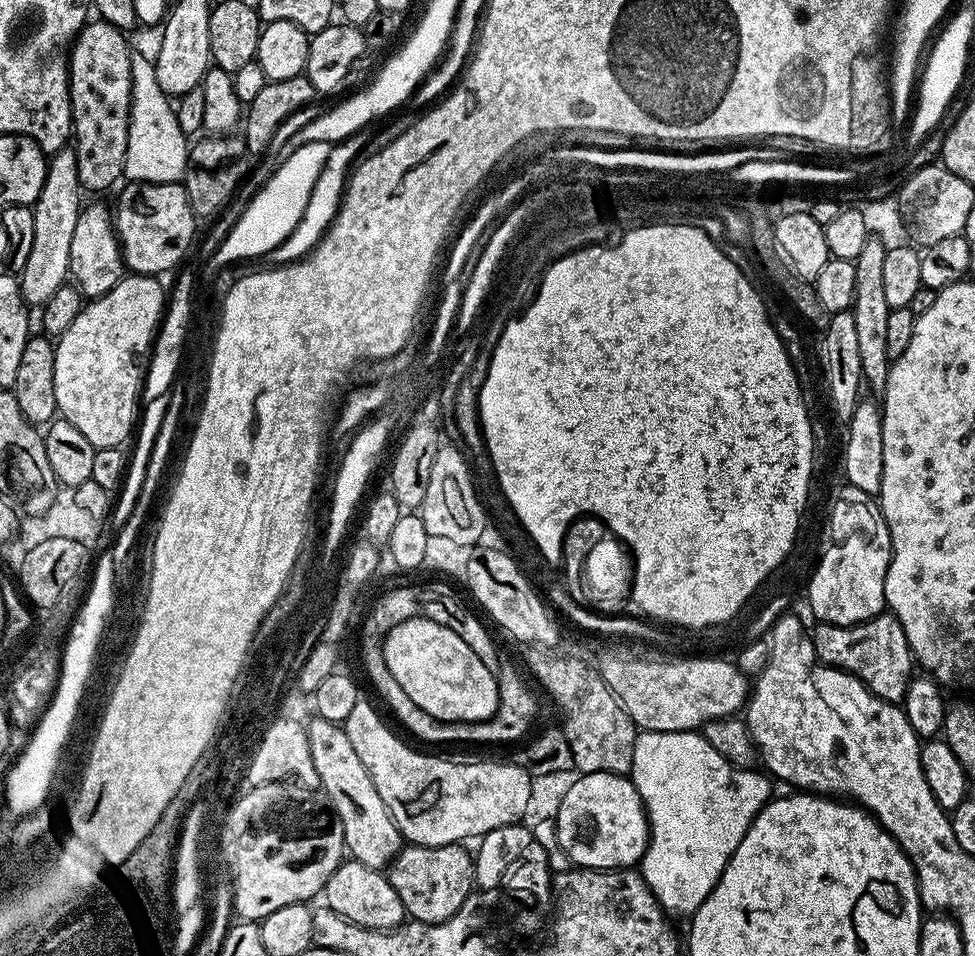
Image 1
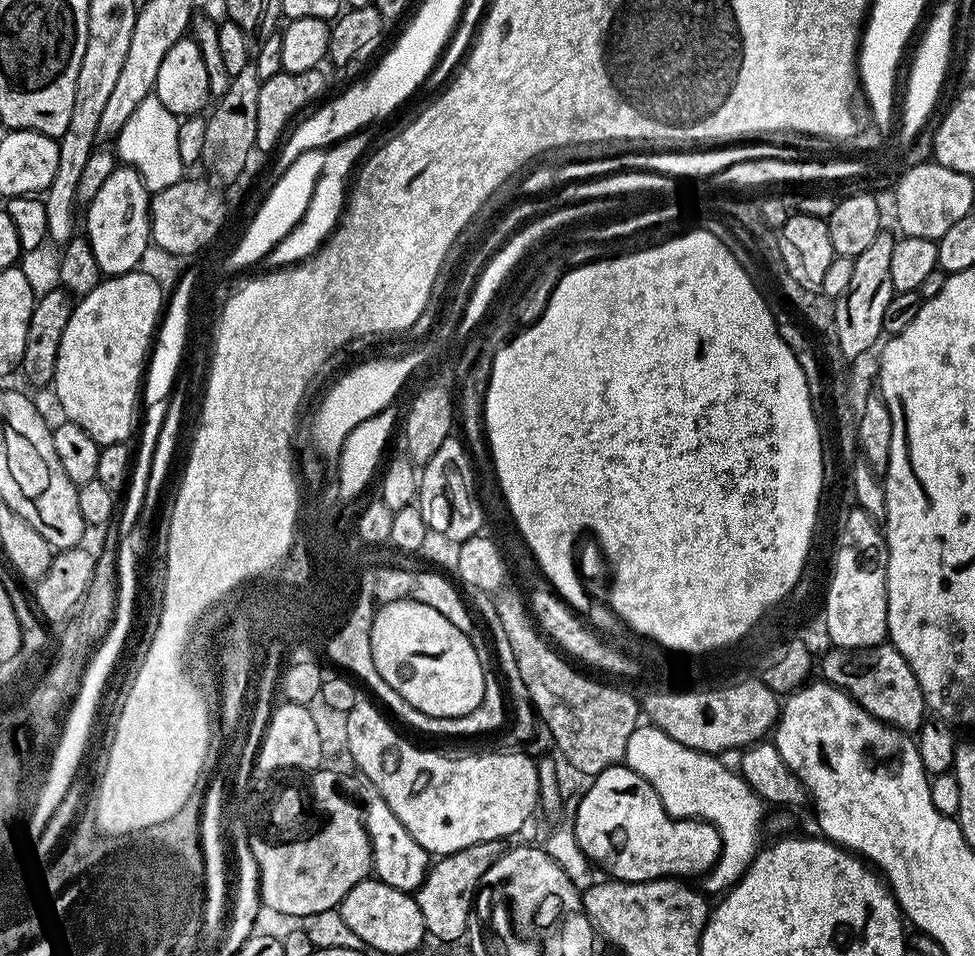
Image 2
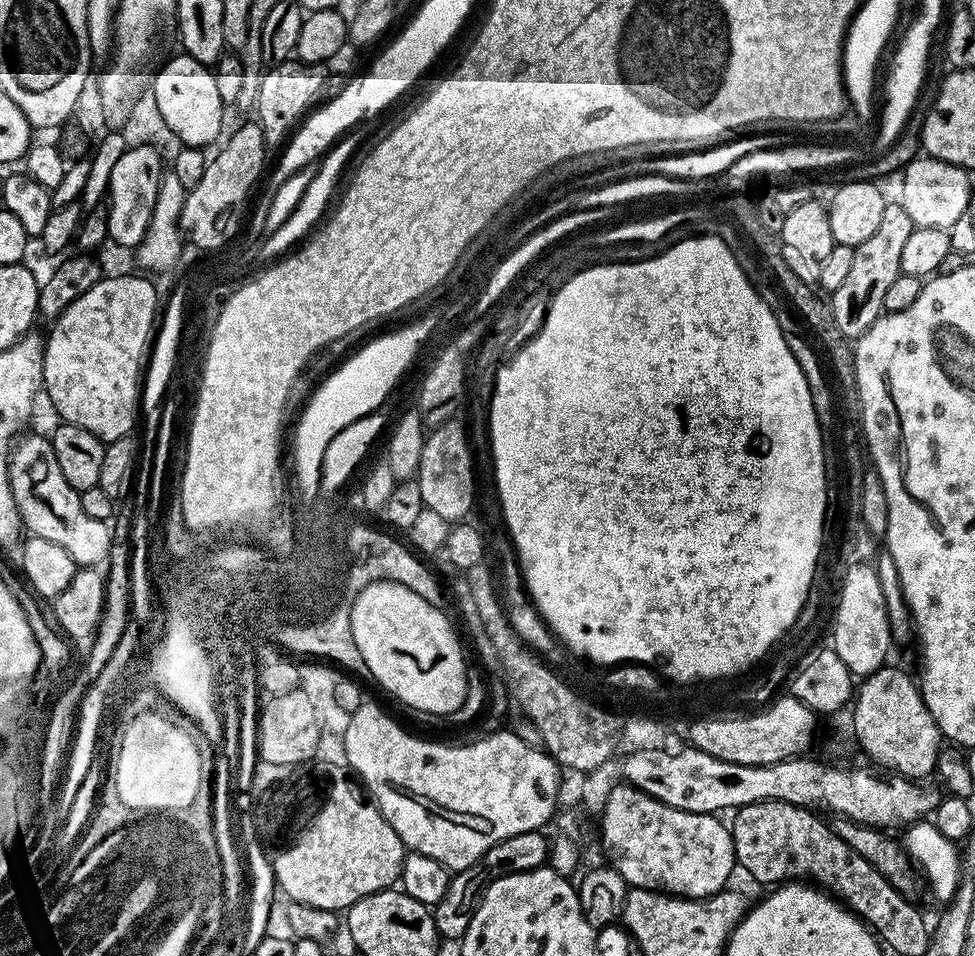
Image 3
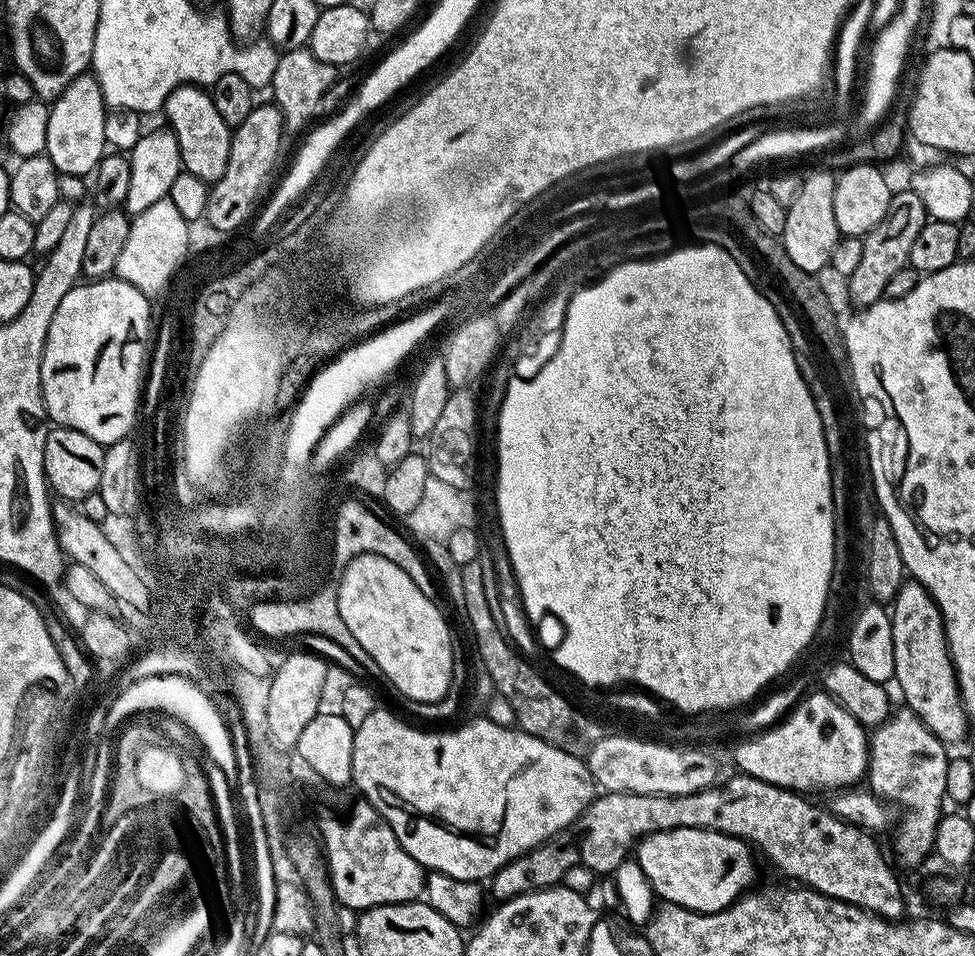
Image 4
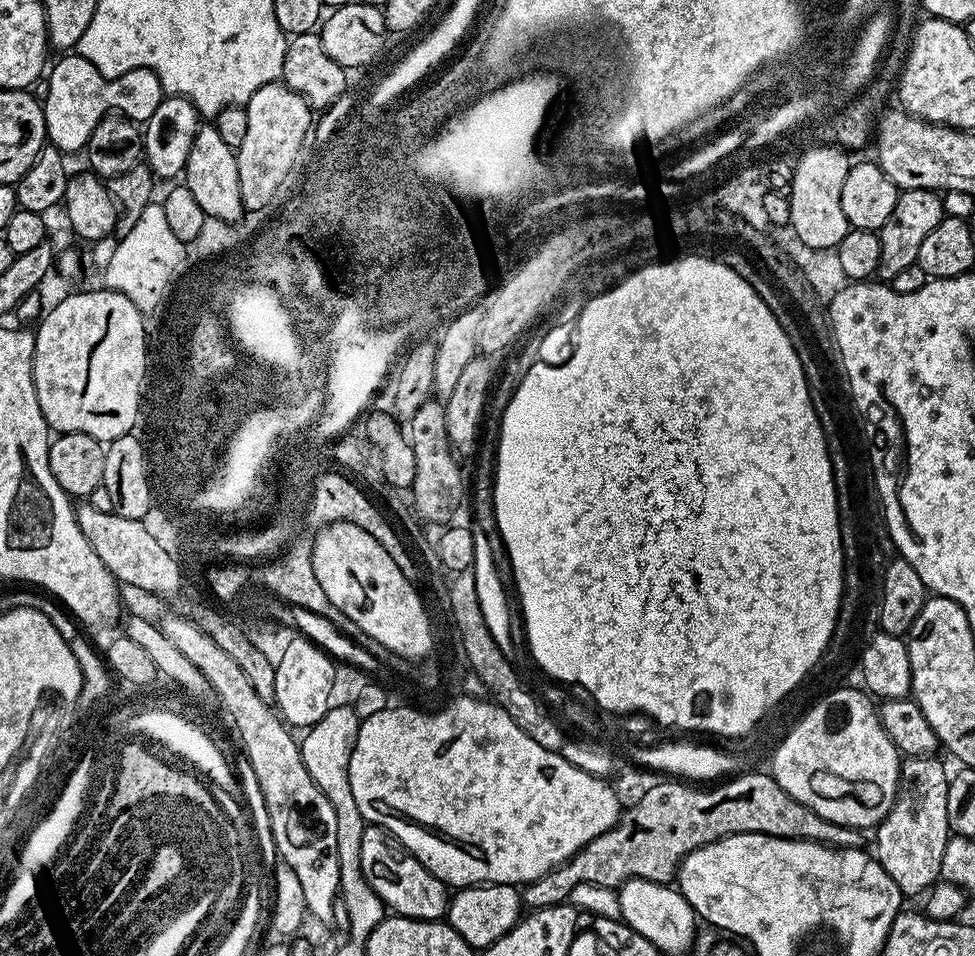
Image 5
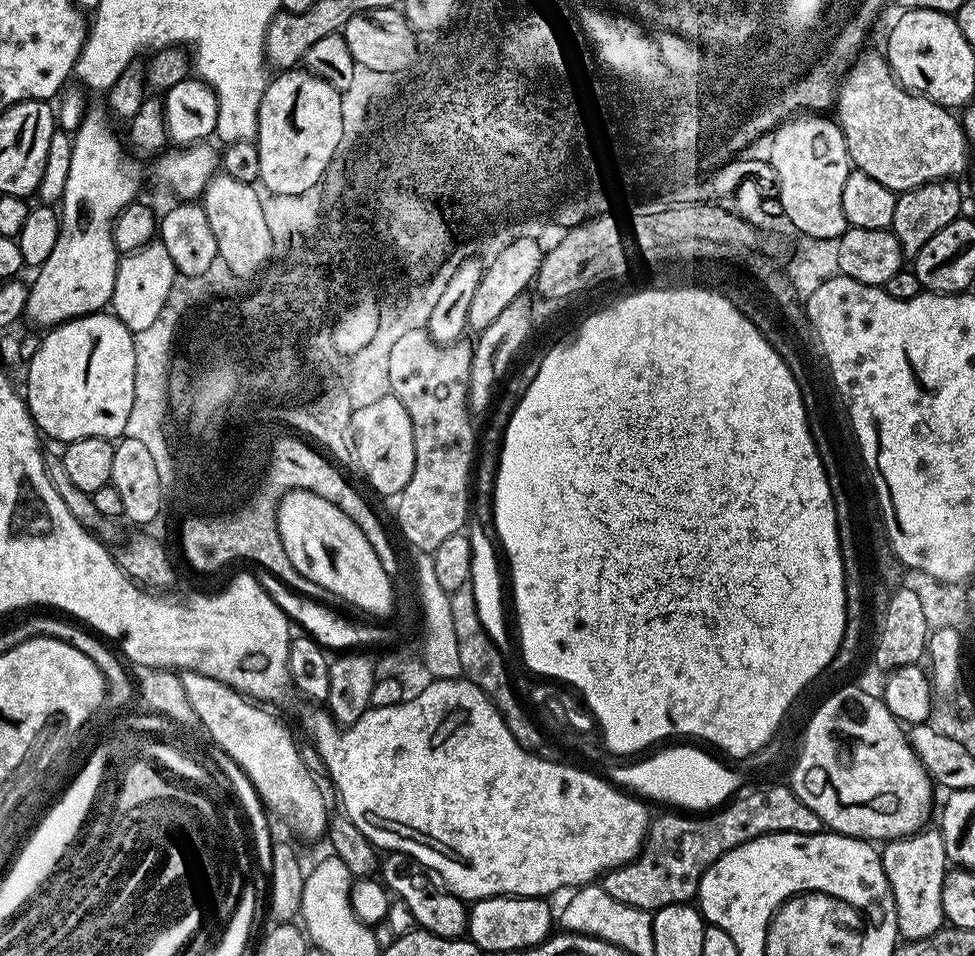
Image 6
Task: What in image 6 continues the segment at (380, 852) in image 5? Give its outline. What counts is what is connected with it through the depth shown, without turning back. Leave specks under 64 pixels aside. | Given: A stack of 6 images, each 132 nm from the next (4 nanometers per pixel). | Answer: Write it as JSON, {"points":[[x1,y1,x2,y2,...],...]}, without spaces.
{"points":[[388,852,385,857,385,860,383,857,378,864,382,883,396,900,400,899,408,907,409,914,420,923,417,925,423,931,435,936,451,940,461,939,468,931,469,905,460,897,441,887,434,879,433,873,422,867,417,860,411,860,401,852]]}

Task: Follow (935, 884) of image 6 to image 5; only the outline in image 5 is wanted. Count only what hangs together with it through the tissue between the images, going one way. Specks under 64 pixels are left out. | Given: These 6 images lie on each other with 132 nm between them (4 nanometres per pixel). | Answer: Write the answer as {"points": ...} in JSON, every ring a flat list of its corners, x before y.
{"points":[[907,757,900,766,900,785,894,806,875,829,874,855,905,897,927,893,941,879,942,854,950,837,946,810,949,779,949,773,944,773,936,758]]}

